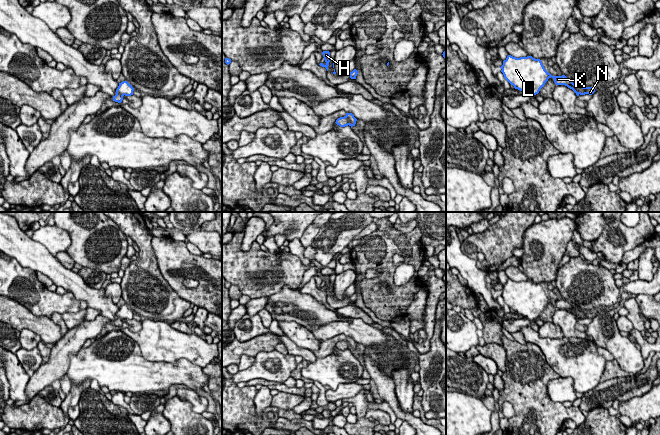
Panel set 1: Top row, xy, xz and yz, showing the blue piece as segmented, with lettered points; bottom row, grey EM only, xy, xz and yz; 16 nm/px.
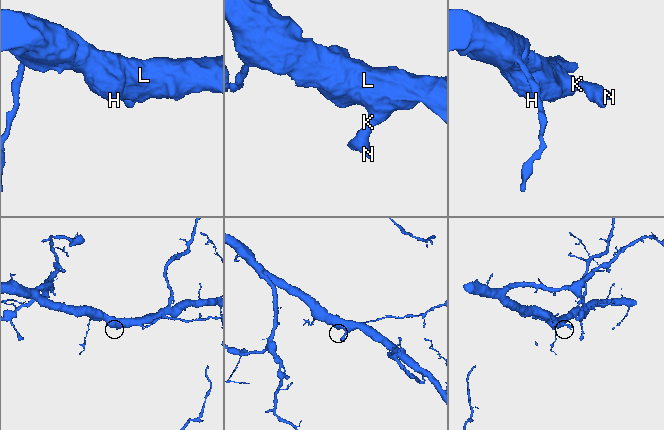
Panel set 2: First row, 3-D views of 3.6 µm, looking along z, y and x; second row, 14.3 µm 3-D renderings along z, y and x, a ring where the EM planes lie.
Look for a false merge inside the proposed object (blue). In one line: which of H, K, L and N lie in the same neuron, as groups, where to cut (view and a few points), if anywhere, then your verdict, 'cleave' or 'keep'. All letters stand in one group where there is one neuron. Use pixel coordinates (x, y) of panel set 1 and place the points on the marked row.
H K L N | no cut | keep

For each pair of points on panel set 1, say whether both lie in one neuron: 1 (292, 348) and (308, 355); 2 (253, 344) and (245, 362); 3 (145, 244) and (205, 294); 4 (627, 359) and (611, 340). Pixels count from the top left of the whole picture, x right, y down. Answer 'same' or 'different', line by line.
1: same
2: different
3: different
4: same

